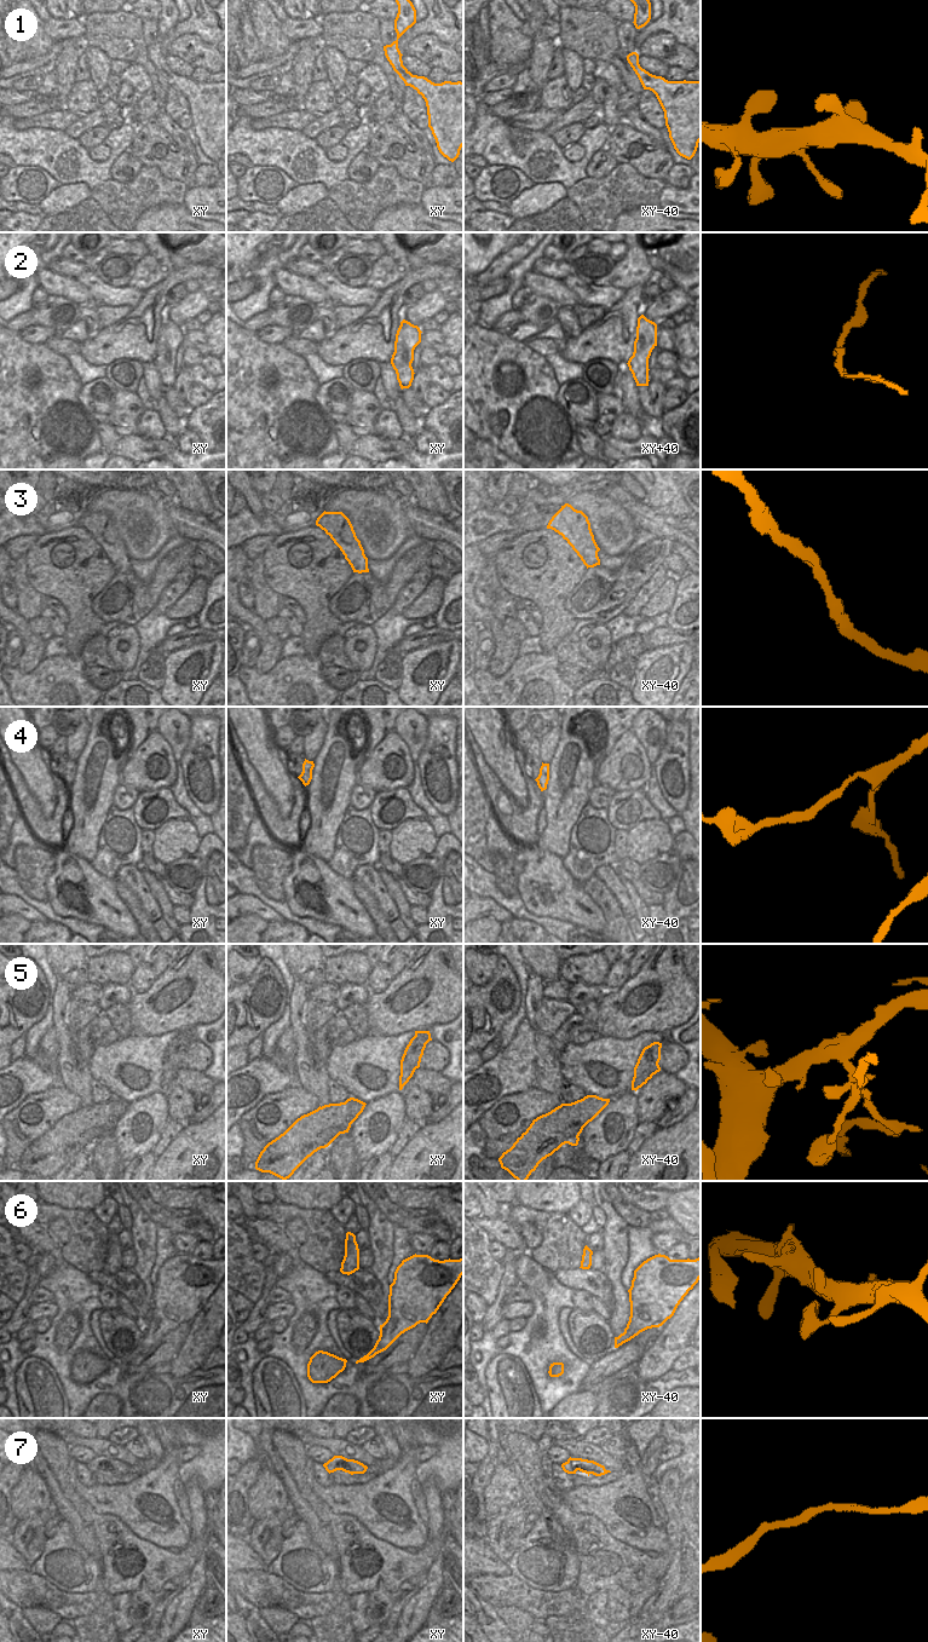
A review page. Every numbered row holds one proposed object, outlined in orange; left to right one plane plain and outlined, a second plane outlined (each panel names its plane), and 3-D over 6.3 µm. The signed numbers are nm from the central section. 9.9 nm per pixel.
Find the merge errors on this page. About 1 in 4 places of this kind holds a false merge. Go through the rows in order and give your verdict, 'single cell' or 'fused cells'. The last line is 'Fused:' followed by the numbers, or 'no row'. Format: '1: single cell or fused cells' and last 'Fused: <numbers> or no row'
1: single cell
2: fused cells
3: single cell
4: single cell
5: fused cells
6: single cell
7: single cell
Fused: 2, 5

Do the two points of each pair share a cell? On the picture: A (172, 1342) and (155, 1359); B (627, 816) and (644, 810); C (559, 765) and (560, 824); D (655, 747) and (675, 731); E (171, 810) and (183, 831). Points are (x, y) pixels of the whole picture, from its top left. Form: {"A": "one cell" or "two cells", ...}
{"A": "one cell", "B": "one cell", "C": "one cell", "D": "two cells", "E": "two cells"}

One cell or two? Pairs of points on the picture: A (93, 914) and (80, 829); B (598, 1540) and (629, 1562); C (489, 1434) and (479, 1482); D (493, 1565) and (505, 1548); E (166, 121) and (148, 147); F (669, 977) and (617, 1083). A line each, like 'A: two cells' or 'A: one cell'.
A: two cells
B: one cell
C: one cell
D: two cells
E: two cells
F: two cells

